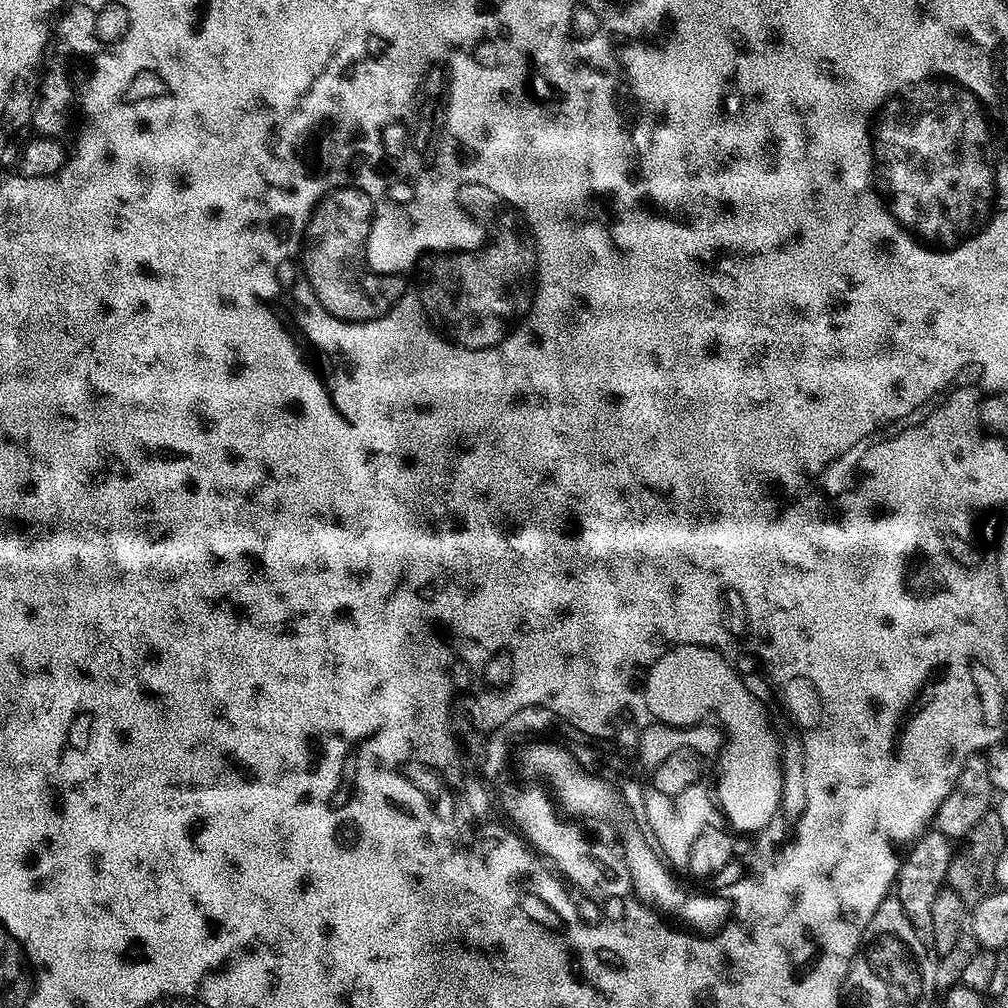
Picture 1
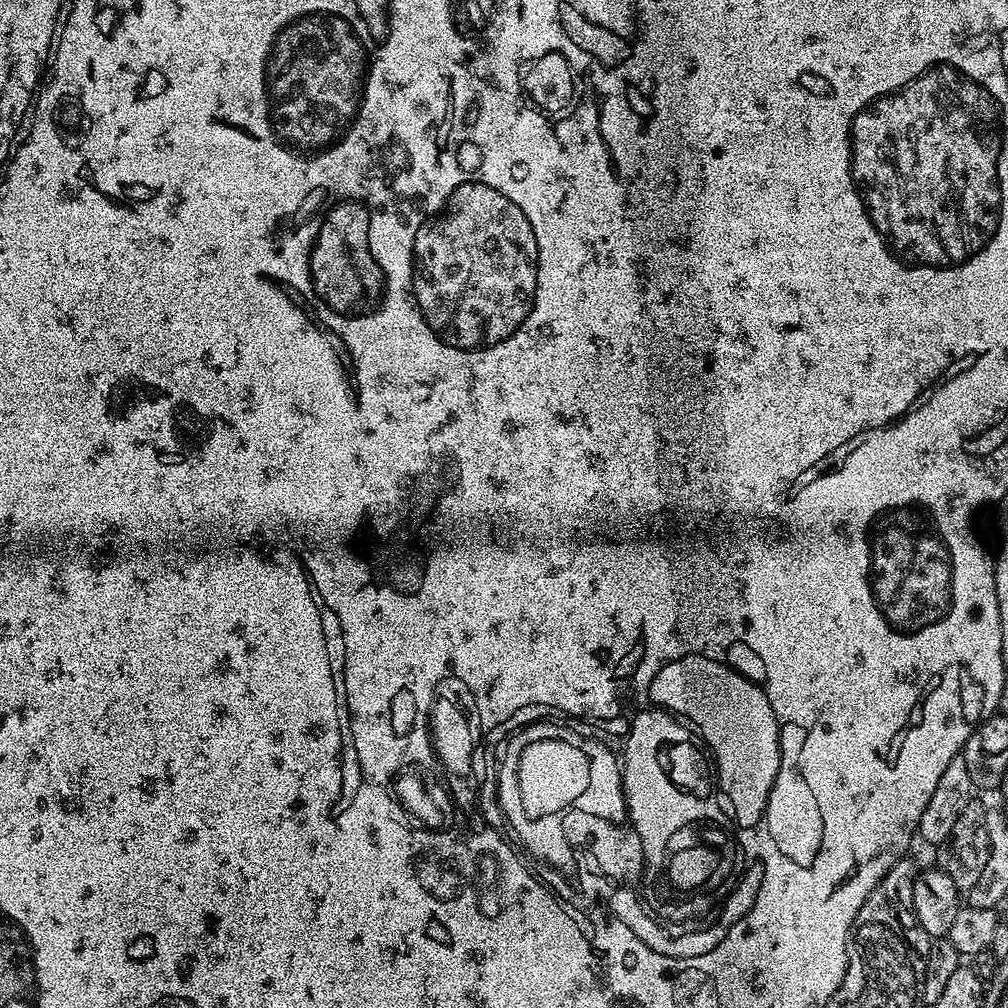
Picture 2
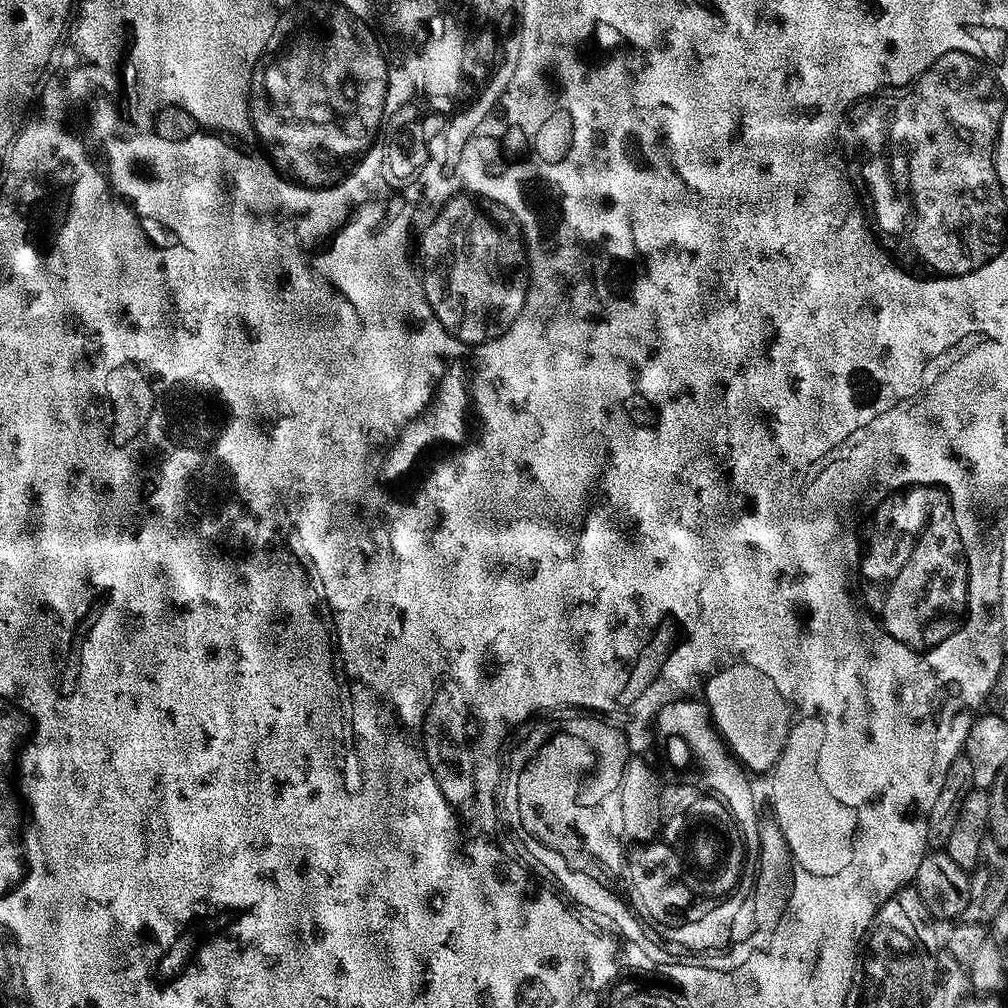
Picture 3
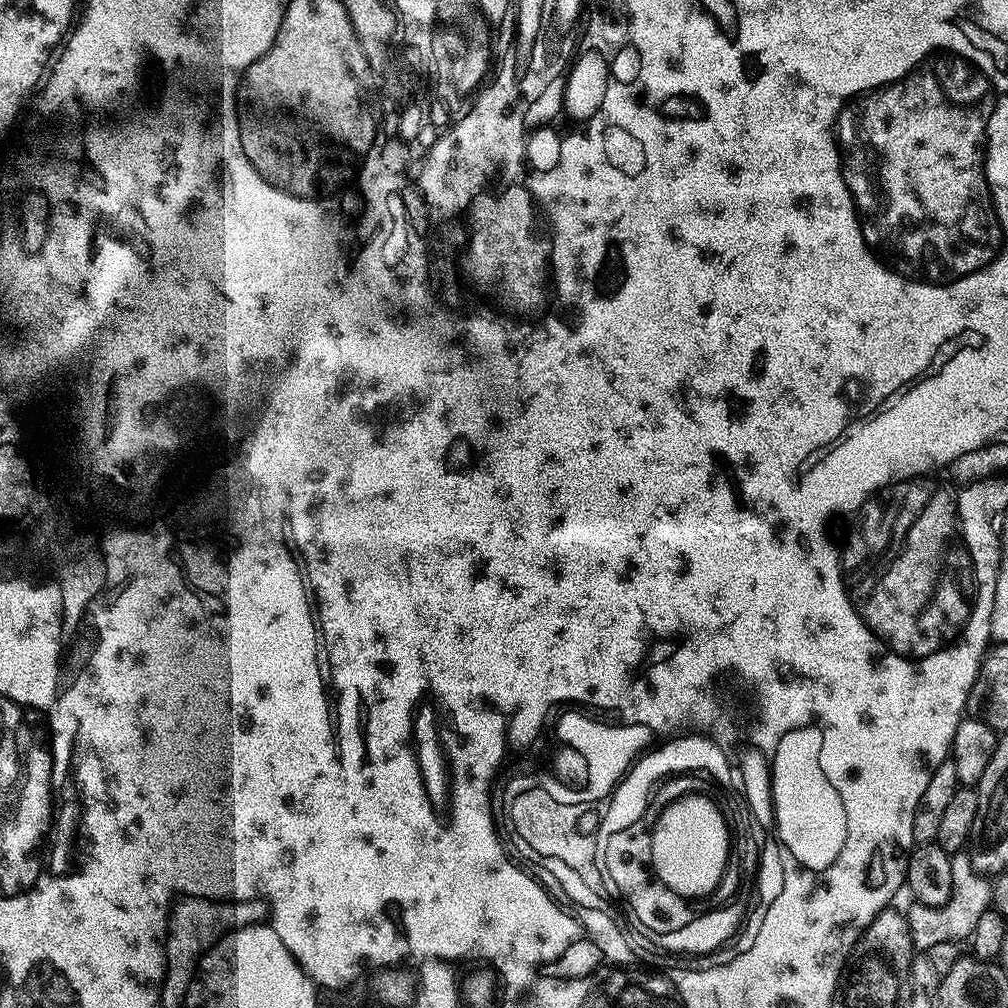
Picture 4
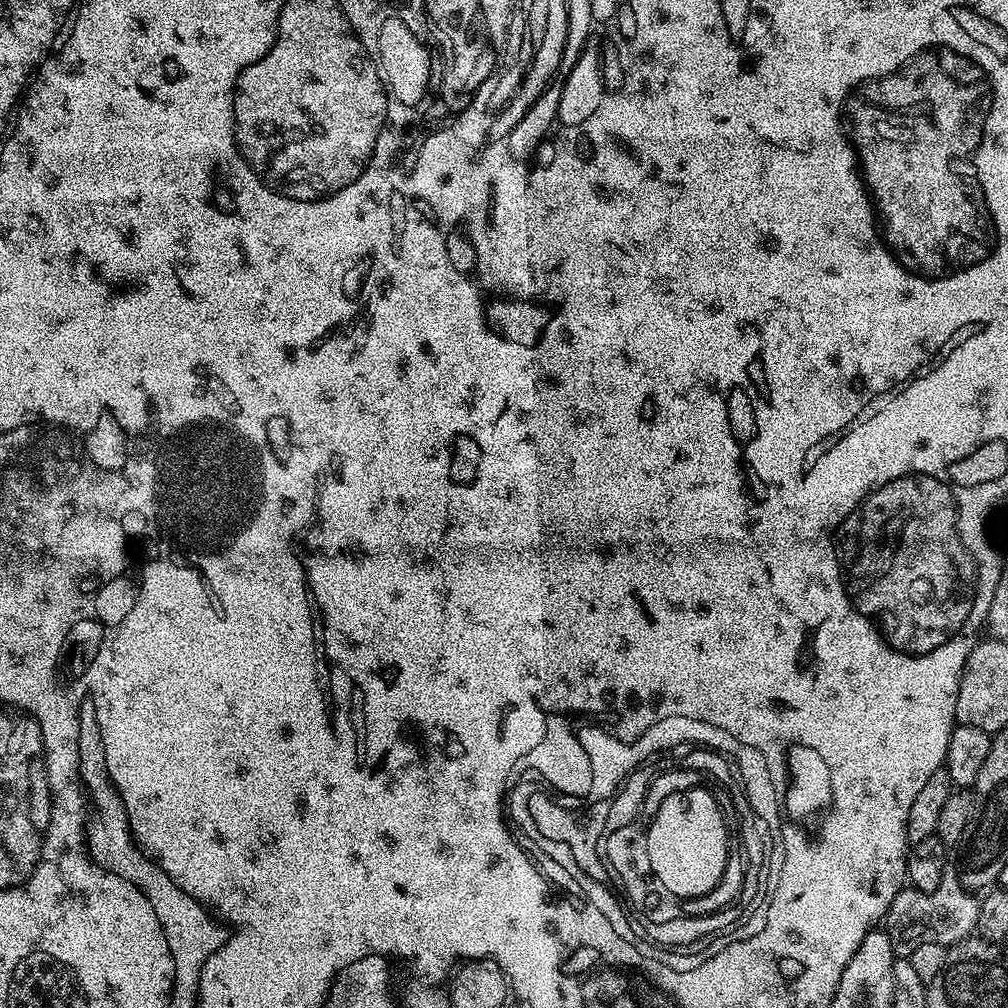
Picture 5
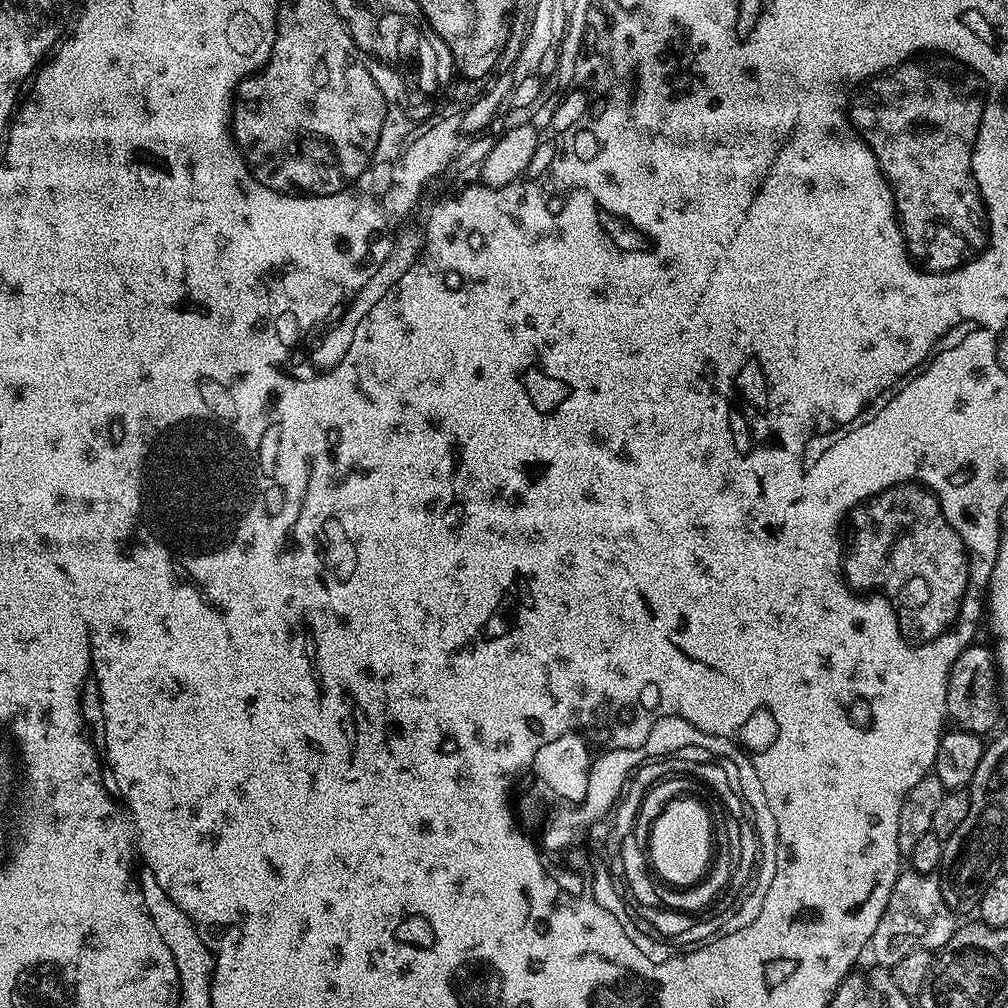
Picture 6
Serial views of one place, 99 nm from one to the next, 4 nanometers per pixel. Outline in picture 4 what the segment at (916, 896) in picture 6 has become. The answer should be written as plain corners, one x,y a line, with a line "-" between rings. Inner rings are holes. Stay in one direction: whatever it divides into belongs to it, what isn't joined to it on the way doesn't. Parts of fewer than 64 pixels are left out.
961,850
952,856
952,873
954,874
954,886
950,898
944,905
940,908
931,908
925,904
913,903
911,905
912,909
907,909
908,928
912,931
912,942
917,949
933,948
938,946
938,942
967,941
971,937
974,926
978,926
978,918
982,918
982,914
989,911
992,903
992,886
989,877
972,865
972,857
967,851

